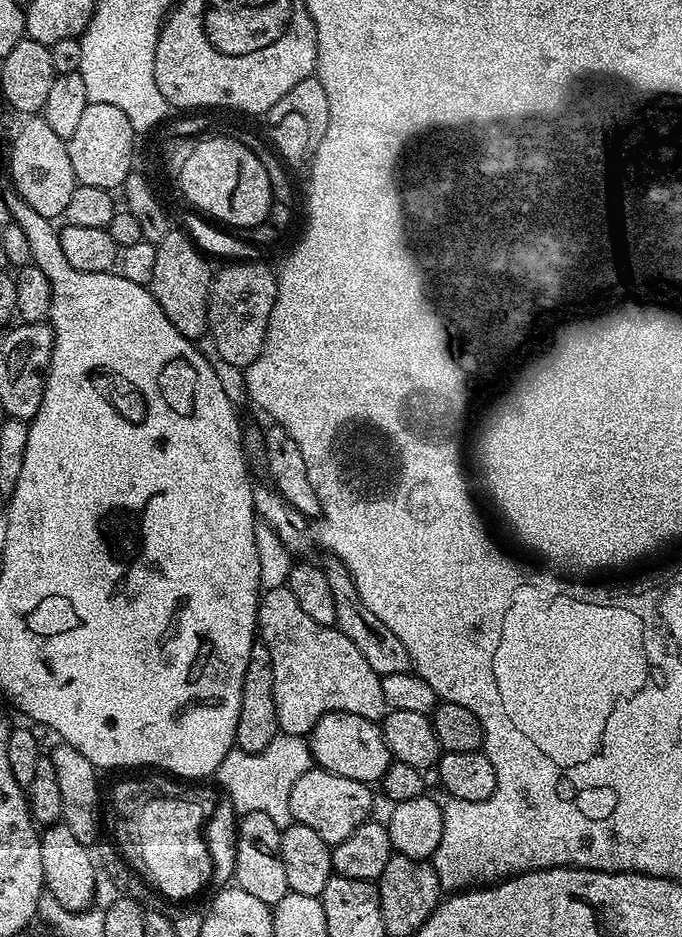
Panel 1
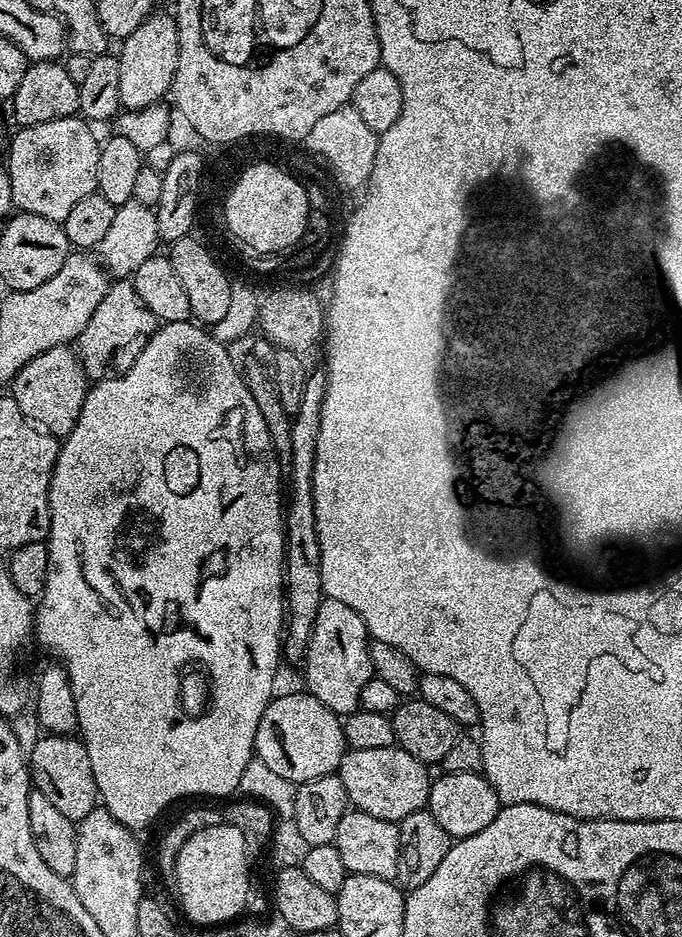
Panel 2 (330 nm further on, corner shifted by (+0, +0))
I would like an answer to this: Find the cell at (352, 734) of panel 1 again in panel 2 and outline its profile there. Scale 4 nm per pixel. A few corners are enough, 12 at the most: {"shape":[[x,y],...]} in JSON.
{"shape":[[307,690],[273,695],[254,756],[299,786],[333,775],[341,717]]}

